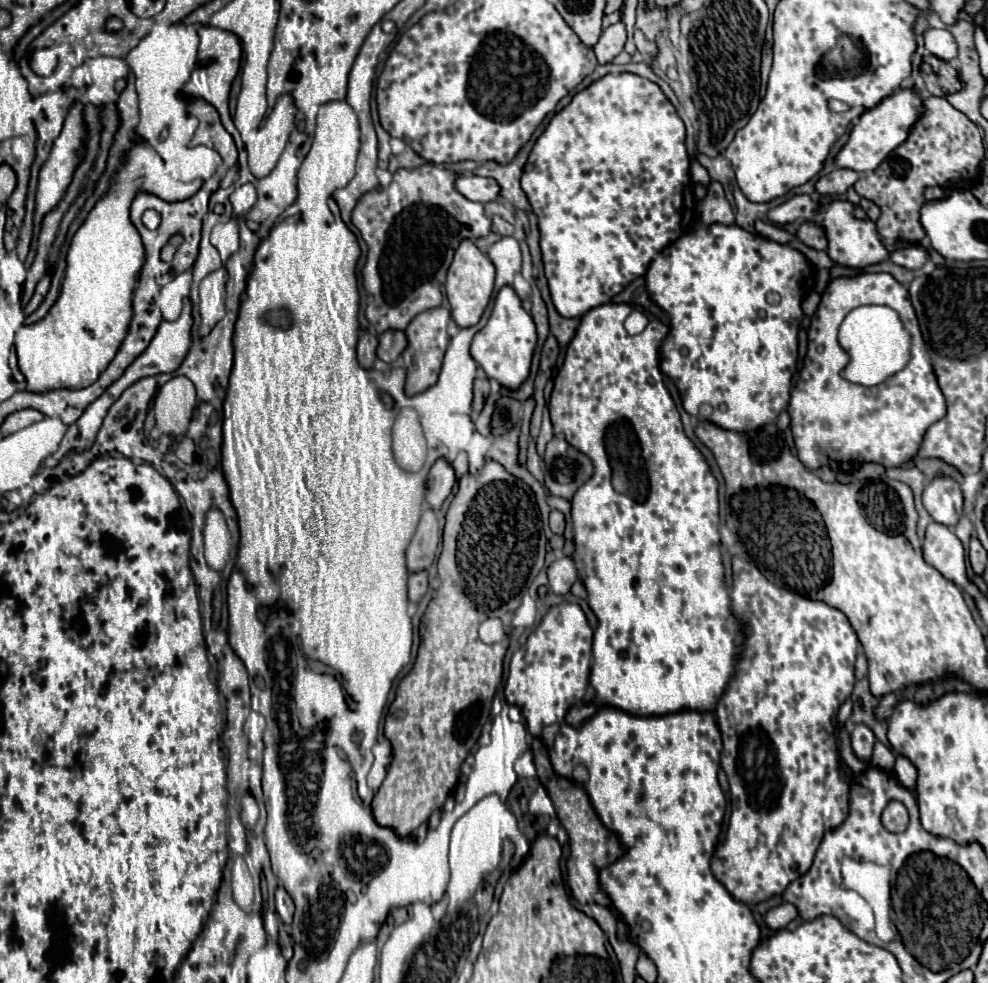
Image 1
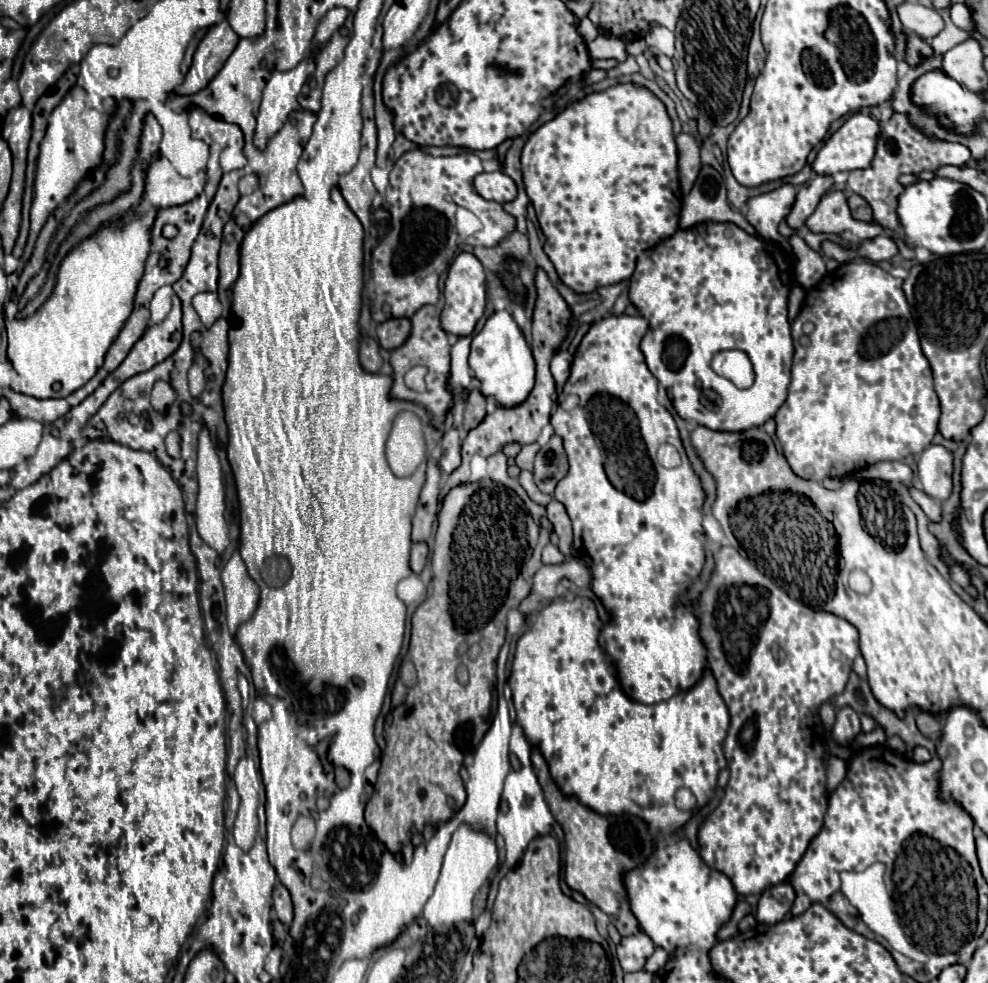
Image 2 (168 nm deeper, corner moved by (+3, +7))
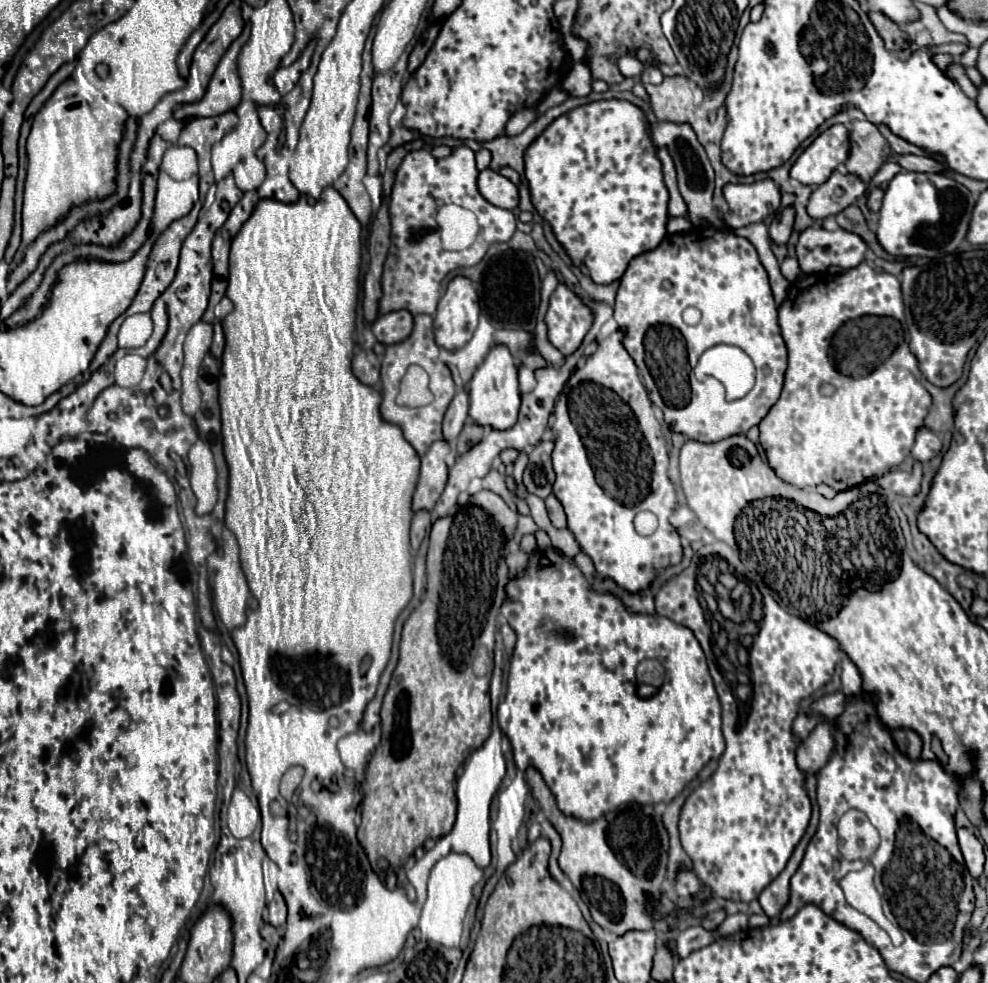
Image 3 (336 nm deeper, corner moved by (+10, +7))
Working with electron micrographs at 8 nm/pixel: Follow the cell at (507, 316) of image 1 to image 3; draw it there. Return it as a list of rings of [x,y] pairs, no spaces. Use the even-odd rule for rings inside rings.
[[[495,345],[489,355],[485,357],[483,365],[475,371],[471,383],[469,383],[469,417],[473,423],[481,427],[491,427],[491,429],[511,429],[517,423],[517,413],[521,405],[521,395],[517,389],[517,365],[503,345]]]

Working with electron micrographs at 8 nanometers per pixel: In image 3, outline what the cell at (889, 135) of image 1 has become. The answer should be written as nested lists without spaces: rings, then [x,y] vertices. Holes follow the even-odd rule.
[[[833,125],[823,131],[793,163],[789,175],[803,185],[817,187],[829,179],[839,163],[849,155],[849,129]]]

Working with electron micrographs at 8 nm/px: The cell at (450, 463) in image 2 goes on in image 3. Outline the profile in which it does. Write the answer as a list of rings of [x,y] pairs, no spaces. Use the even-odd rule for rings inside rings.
[[[461,389],[453,401],[449,403],[449,409],[445,413],[445,421],[443,421],[443,437],[447,441],[453,441],[459,431],[463,429],[463,423],[467,419],[467,411],[469,411],[469,393],[467,389]]]

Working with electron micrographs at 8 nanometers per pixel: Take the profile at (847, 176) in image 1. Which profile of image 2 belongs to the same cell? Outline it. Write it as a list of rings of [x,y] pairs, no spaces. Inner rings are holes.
[[[814,175],[804,185],[800,185],[792,213],[786,217],[788,225],[792,229],[800,229],[804,221],[814,213],[818,201],[832,189],[832,185],[834,185],[832,175]]]

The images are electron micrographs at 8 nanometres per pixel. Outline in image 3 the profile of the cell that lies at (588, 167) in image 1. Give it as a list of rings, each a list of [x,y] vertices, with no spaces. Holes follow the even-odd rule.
[[[611,99],[611,101],[595,101],[595,103],[589,103],[589,105],[583,105],[583,107],[577,107],[565,115],[561,115],[559,119],[555,119],[531,145],[529,149],[525,151],[525,177],[527,177],[527,183],[529,183],[529,191],[531,191],[531,199],[533,199],[533,205],[537,207],[537,211],[541,213],[543,219],[547,219],[559,239],[559,243],[565,247],[565,251],[569,253],[569,257],[573,259],[575,265],[581,265],[585,263],[587,269],[589,269],[589,275],[595,283],[613,283],[617,279],[623,277],[629,261],[641,253],[647,253],[651,249],[655,249],[663,237],[667,235],[667,201],[669,201],[669,193],[665,189],[665,183],[663,183],[663,173],[661,173],[661,161],[657,159],[657,149],[655,145],[651,143],[651,137],[649,137],[649,125],[643,117],[643,111],[627,101],[617,101],[617,99]]]

